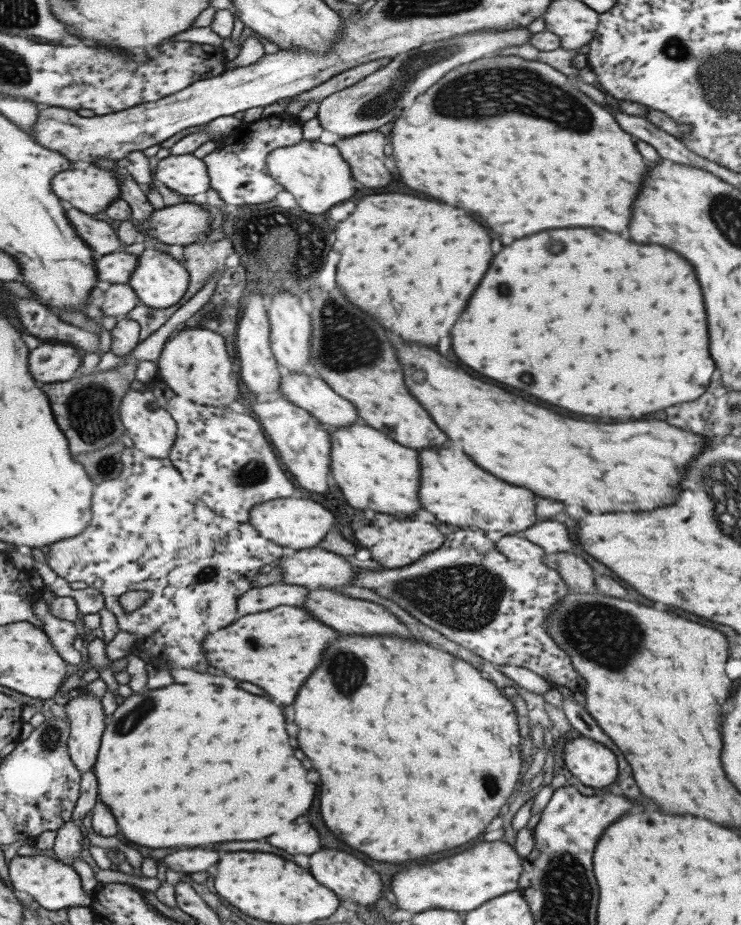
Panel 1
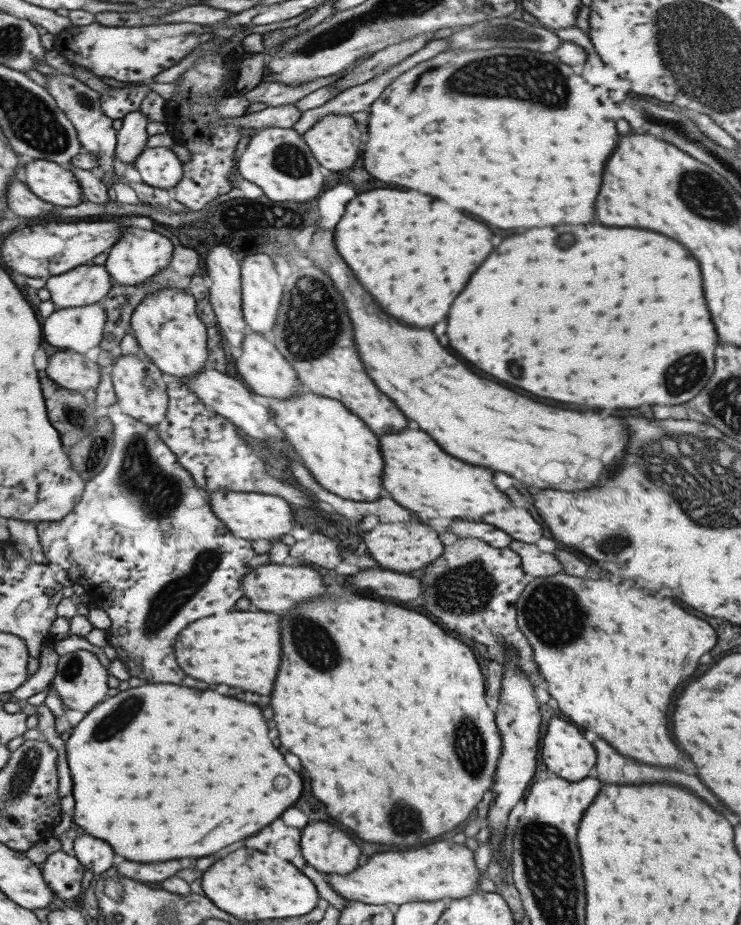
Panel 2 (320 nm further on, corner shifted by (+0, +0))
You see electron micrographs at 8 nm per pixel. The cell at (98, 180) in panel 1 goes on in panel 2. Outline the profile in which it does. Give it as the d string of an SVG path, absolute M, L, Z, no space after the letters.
M28 159L22 179L39 198L56 206L77 206L84 198L76 173L50 160Z

